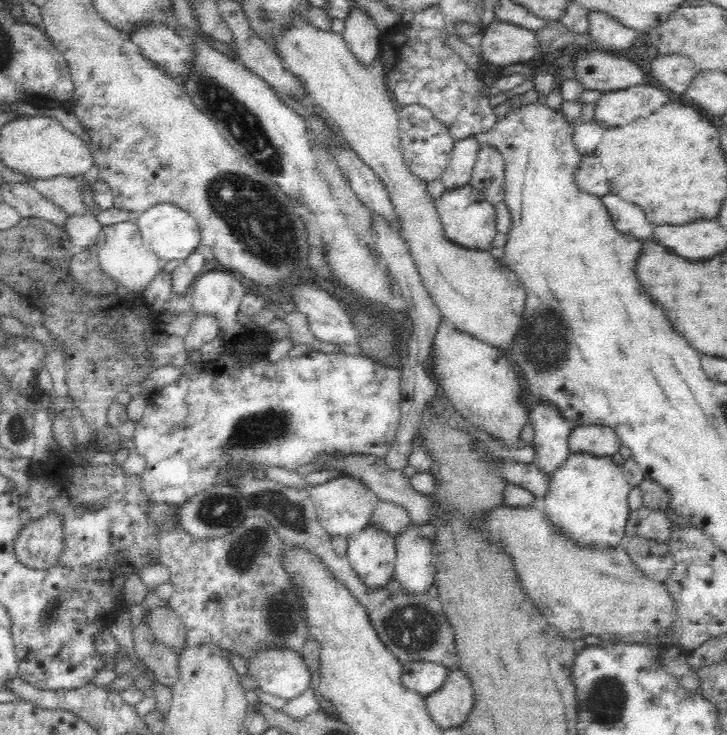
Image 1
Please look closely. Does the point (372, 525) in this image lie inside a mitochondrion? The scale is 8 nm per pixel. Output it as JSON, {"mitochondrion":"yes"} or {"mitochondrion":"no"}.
{"mitochondrion":"no"}

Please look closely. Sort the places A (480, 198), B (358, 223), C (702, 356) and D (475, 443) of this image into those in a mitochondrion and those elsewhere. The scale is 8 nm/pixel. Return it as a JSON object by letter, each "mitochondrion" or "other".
{"A":"other","B":"other","C":"other","D":"other"}

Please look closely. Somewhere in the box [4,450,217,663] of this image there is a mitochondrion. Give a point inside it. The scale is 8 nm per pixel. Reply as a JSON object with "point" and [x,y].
{"point":[52,612]}

